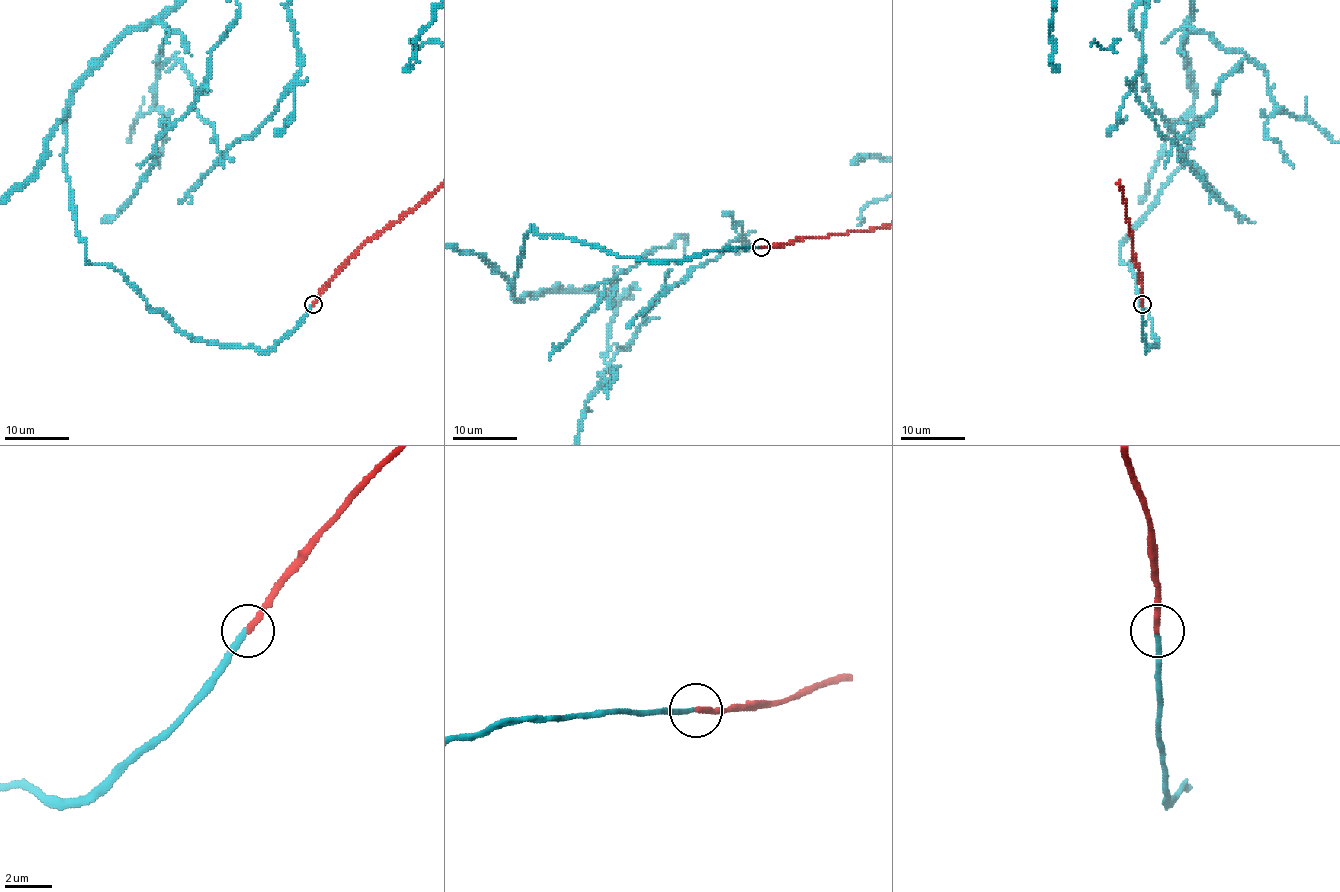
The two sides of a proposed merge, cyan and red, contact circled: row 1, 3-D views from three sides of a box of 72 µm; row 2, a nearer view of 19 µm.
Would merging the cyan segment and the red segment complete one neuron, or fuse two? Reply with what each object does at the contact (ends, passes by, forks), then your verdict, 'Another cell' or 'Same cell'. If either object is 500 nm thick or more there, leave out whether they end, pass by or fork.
At the ring cyan ends. At the ring red ends. Same cell

